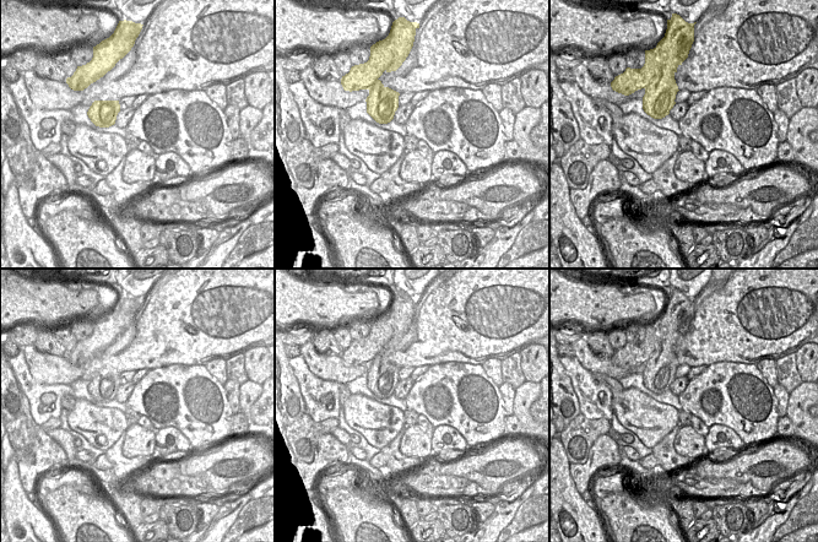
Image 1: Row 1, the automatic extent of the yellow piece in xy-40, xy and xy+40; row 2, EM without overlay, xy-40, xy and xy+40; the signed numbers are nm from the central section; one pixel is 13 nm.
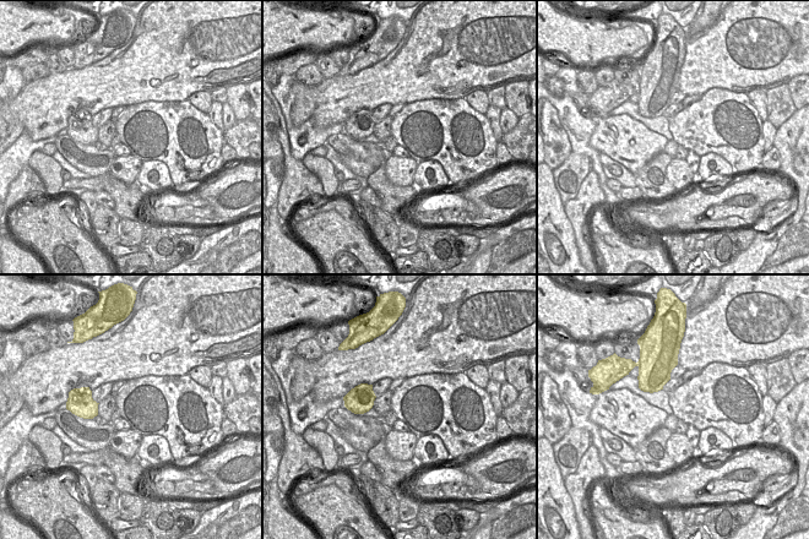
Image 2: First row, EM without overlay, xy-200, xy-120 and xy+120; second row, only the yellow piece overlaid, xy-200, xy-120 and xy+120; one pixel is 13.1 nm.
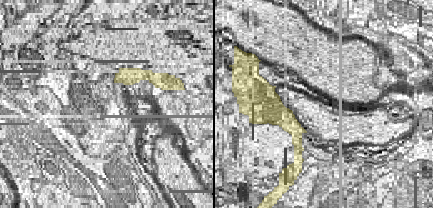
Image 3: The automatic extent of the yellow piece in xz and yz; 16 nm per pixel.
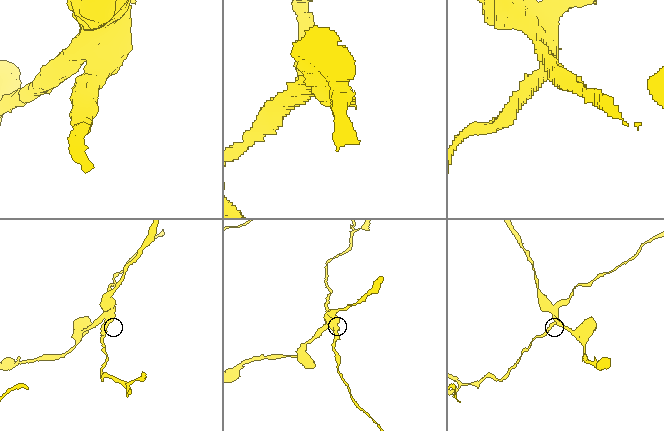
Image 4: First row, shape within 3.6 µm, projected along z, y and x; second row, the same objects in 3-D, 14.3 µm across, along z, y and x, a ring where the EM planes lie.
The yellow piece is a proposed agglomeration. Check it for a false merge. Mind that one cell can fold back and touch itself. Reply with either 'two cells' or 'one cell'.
two cells

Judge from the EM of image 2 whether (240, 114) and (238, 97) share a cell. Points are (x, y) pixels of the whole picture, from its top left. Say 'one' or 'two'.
one

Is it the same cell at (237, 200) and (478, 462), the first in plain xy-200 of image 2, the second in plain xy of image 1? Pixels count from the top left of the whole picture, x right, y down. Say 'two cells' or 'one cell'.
one cell

